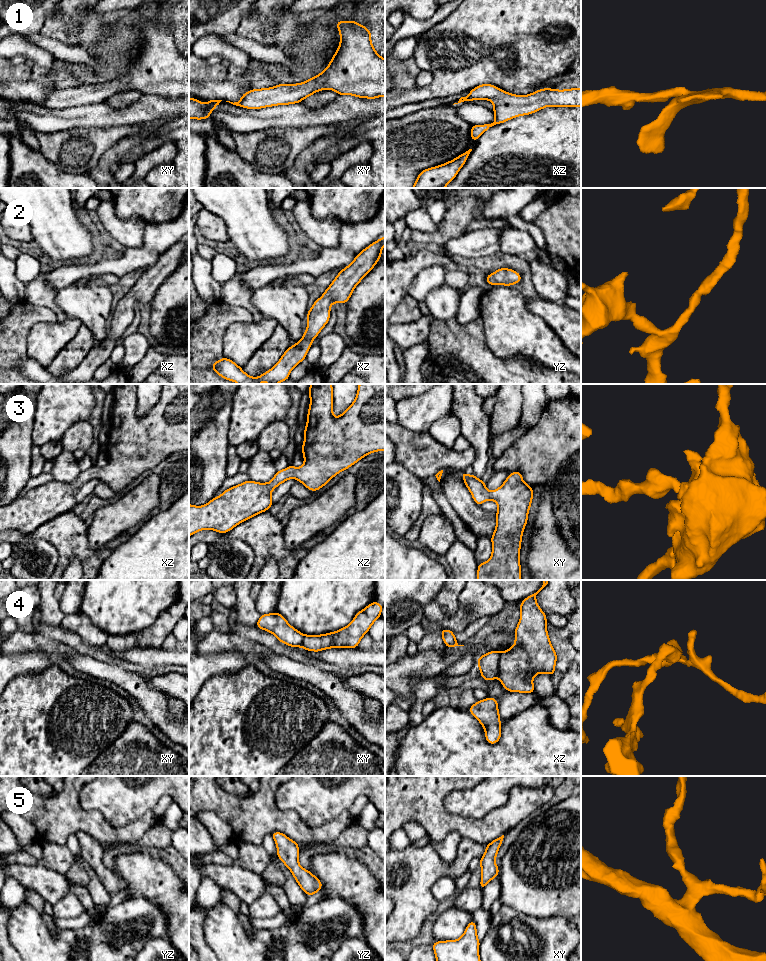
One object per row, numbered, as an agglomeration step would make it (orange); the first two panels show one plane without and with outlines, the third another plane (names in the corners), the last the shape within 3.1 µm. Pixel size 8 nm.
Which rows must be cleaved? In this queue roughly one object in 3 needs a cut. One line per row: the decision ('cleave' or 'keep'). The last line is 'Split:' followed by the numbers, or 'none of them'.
1: keep
2: keep
3: keep
4: cleave
5: keep
Split: 4

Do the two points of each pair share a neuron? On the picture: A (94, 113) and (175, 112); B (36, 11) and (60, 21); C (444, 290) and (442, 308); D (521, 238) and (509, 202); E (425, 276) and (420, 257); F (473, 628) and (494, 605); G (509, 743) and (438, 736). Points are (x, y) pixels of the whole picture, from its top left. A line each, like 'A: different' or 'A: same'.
A: same
B: different
C: same
D: different
E: different
F: different
G: same

